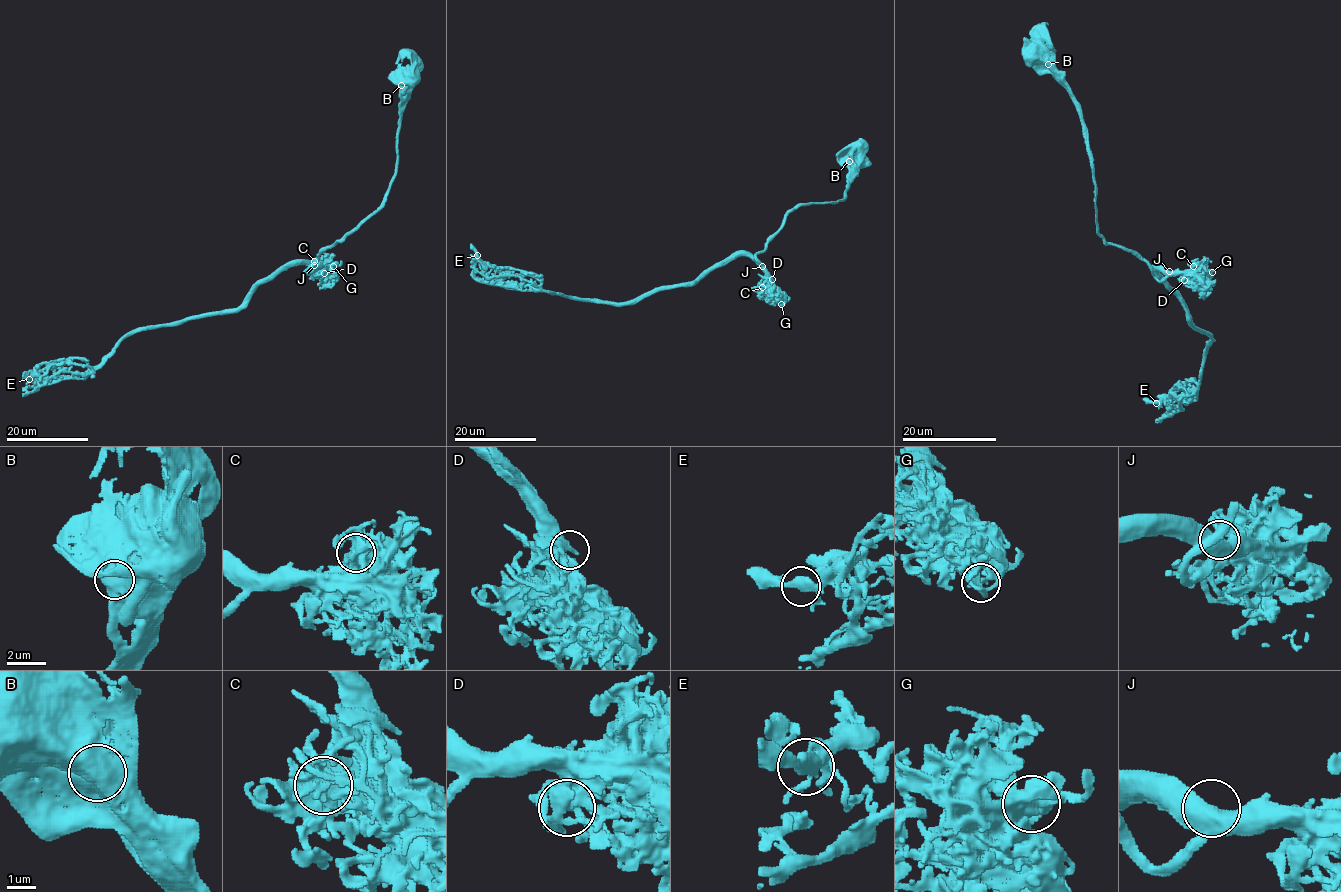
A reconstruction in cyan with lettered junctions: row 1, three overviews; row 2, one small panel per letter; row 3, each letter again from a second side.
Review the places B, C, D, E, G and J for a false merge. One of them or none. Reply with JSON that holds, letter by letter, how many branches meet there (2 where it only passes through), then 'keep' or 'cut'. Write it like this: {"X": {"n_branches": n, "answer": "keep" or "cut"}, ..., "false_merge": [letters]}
{"B": {"n_branches": 3, "answer": "keep"}, "C": {"n_branches": 2, "answer": "keep"}, "D": {"n_branches": 3, "answer": "keep"}, "E": {"n_branches": 3, "answer": "keep"}, "G": {"n_branches": 3, "answer": "keep"}, "J": {"n_branches": 3, "answer": "keep"}, "false_merge": []}

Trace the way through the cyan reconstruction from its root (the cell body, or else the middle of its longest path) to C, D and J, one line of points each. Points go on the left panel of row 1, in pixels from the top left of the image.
C: (409, 74), (404, 73), (397, 166), (386, 200), (327, 247), (308, 273), (319, 265), (314, 261)
D: (409, 74), (404, 73), (397, 166), (386, 200), (327, 247), (307, 271), (319, 268), (324, 273)
J: (409, 74), (404, 73), (397, 166), (386, 200), (327, 247), (314, 265)

